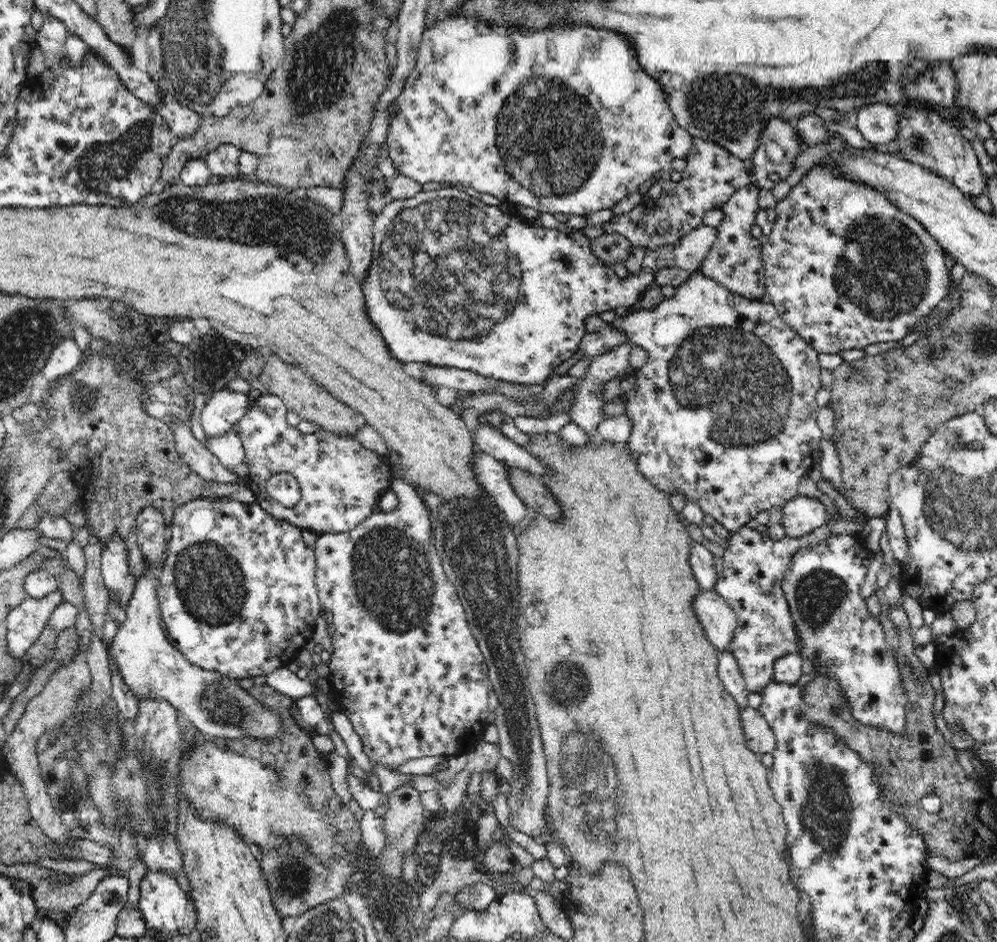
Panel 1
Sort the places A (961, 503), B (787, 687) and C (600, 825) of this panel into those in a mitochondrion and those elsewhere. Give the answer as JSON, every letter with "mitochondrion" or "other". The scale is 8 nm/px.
{"A":"mitochondrion","B":"other","C":"mitochondrion"}

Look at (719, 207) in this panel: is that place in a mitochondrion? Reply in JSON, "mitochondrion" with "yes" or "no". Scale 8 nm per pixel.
{"mitochondrion":"no"}

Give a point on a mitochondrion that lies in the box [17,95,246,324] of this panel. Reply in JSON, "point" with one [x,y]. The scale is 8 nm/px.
{"point":[105,167]}

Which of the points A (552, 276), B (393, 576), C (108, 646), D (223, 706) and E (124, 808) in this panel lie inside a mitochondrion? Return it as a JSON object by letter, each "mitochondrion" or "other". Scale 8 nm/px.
{"A":"other","B":"mitochondrion","C":"other","D":"mitochondrion","E":"mitochondrion"}

